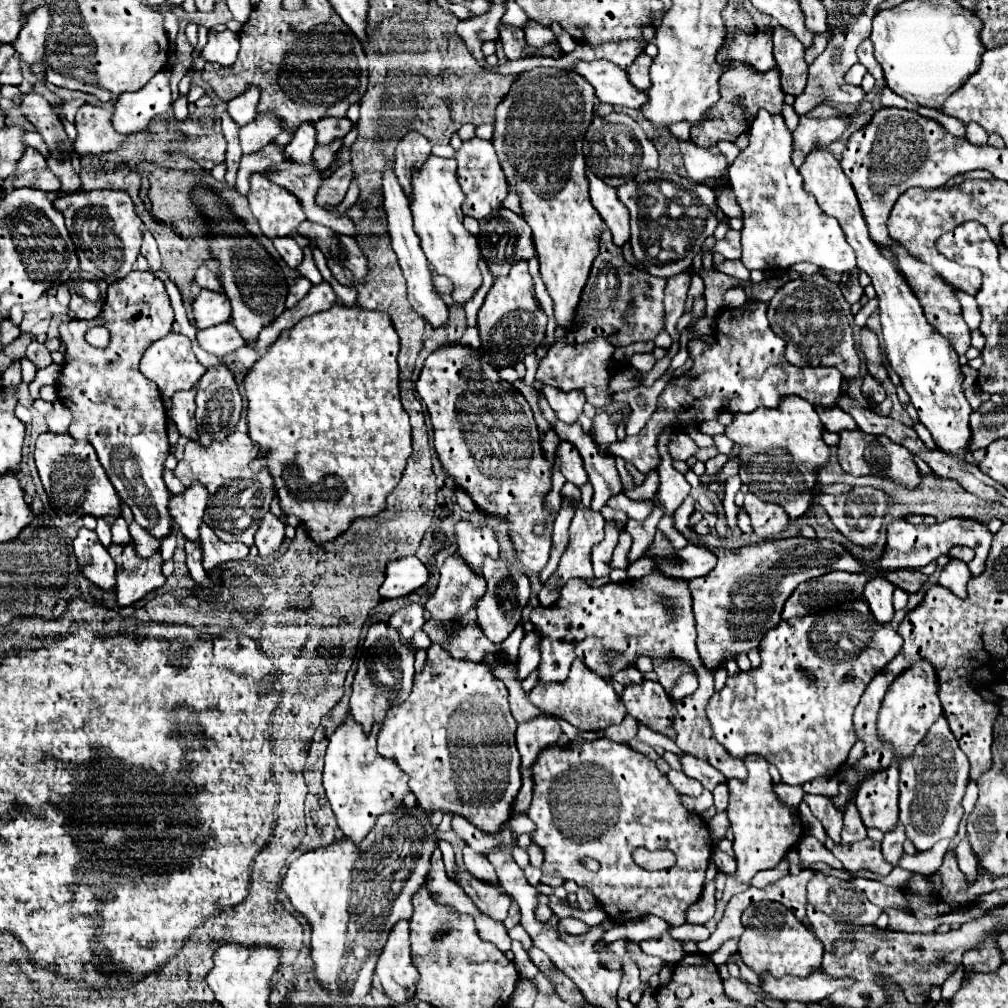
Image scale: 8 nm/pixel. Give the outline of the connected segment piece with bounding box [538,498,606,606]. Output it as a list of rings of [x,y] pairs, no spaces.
[[[564,498],[566,502],[572,502],[574,504],[574,518],[570,522],[570,540],[568,540],[568,546],[560,558],[560,564],[556,568],[556,572],[548,578],[546,586],[542,586],[540,594],[538,594],[538,600],[542,606],[552,606],[556,600],[558,600],[558,590],[562,586],[558,584],[564,584],[566,580],[570,578],[594,578],[594,572],[592,572],[592,560],[590,560],[590,554],[592,554],[592,546],[598,544],[600,540],[604,540],[604,526],[606,526],[606,520],[602,518],[600,512],[594,512],[594,510],[588,510],[584,508],[580,502],[574,502],[570,498]]]

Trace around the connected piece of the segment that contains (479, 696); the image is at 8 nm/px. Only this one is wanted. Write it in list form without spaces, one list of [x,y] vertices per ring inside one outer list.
[[[432,644],[428,648],[428,660],[426,660],[426,666],[422,672],[414,674],[414,686],[412,686],[412,692],[410,696],[402,702],[402,704],[390,704],[388,708],[388,714],[382,722],[382,728],[378,732],[378,752],[382,756],[388,756],[388,758],[394,758],[398,762],[398,766],[410,776],[410,790],[416,794],[416,800],[418,804],[426,810],[426,812],[432,812],[432,810],[442,810],[442,812],[454,812],[454,814],[460,814],[464,818],[468,818],[474,826],[478,826],[480,830],[484,832],[498,832],[502,824],[508,822],[510,814],[512,814],[512,802],[522,786],[522,778],[520,778],[520,754],[516,750],[516,742],[514,742],[514,732],[516,732],[516,720],[510,716],[510,708],[508,708],[508,688],[504,686],[502,680],[498,680],[490,666],[486,666],[484,662],[470,662],[470,660],[456,660],[454,656],[448,656],[448,652],[444,652],[444,648],[440,648],[440,644]]]

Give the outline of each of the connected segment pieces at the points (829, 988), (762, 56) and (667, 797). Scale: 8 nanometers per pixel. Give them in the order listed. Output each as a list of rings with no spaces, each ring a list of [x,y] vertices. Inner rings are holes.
[[[764,972],[764,976],[760,976],[760,988],[764,994],[782,1000],[782,1002],[820,1002],[826,996],[830,996],[832,992],[836,992],[838,988],[846,988],[852,984],[852,978],[832,978],[818,972],[812,972],[812,976],[806,978],[798,978],[798,976],[784,976],[784,978],[774,978],[768,976],[768,972]]]
[[[738,32],[732,44],[724,44],[718,56],[718,64],[722,70],[728,70],[732,62],[744,60],[744,64],[752,64],[756,72],[768,72],[776,66],[774,60],[774,46],[772,46],[772,34],[766,32]]]
[[[598,738],[592,742],[570,742],[568,746],[546,748],[532,766],[536,782],[528,818],[536,824],[532,842],[544,852],[542,872],[552,876],[558,872],[564,880],[574,880],[578,886],[588,886],[610,922],[622,924],[630,918],[646,914],[660,916],[672,926],[684,924],[690,904],[694,904],[704,886],[708,860],[712,856],[712,838],[708,826],[698,814],[682,808],[678,792],[668,778],[658,772],[656,764],[640,756],[628,744]],[[564,810],[588,812],[618,812],[608,830],[596,838],[572,836],[564,830]],[[636,846],[668,848],[676,854],[676,864],[664,872],[642,870],[632,860]],[[588,856],[600,864],[598,872],[588,872],[578,864],[578,858]]]

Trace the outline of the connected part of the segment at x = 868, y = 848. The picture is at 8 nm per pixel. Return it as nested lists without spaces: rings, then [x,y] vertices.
[[[870,838],[846,846],[826,840],[826,848],[844,864],[846,870],[870,870],[882,876],[892,872],[892,864],[888,864],[880,852],[880,842],[874,842]]]

